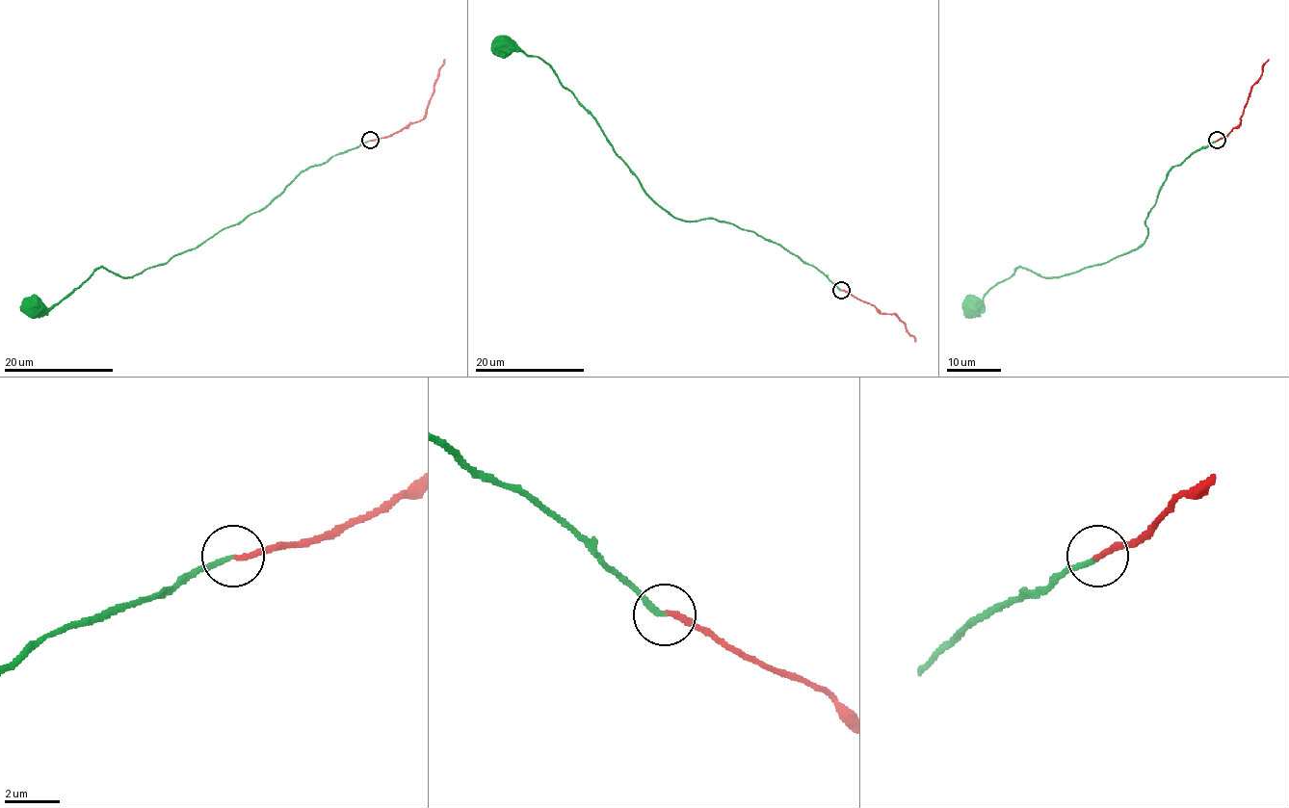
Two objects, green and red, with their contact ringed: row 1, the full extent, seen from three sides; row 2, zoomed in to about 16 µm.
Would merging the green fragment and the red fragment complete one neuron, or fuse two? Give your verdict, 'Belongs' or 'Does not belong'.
Does not belong

